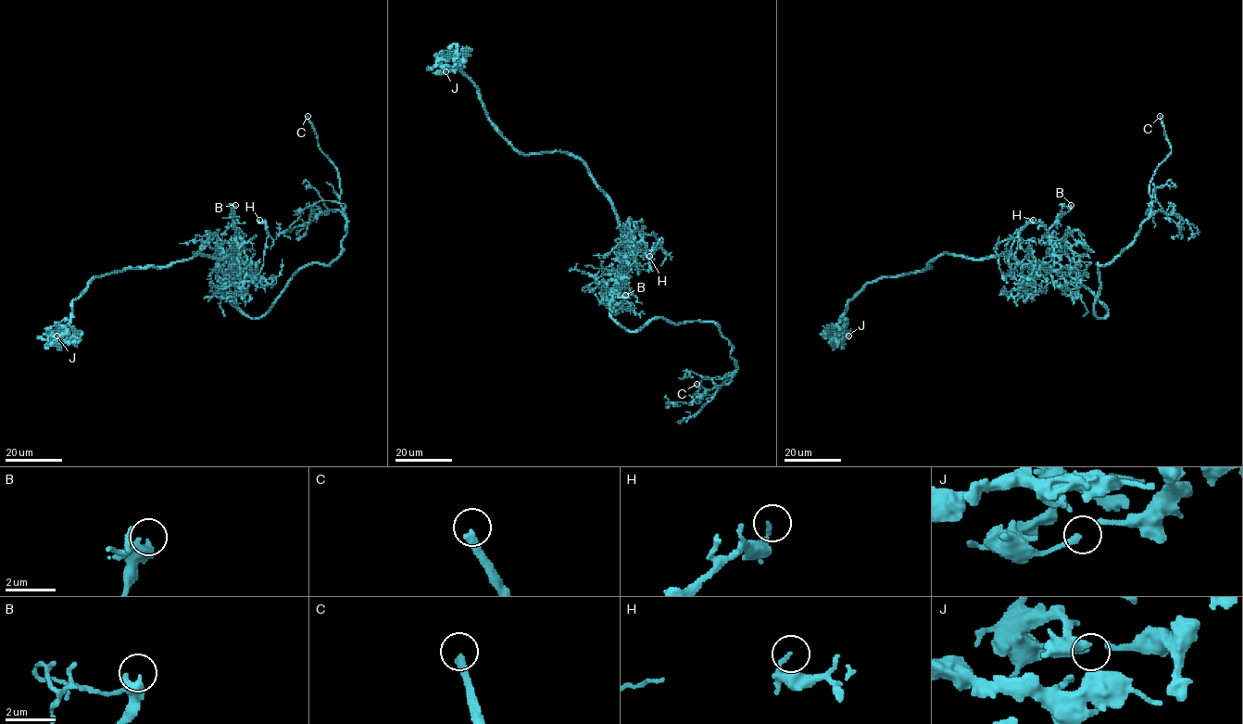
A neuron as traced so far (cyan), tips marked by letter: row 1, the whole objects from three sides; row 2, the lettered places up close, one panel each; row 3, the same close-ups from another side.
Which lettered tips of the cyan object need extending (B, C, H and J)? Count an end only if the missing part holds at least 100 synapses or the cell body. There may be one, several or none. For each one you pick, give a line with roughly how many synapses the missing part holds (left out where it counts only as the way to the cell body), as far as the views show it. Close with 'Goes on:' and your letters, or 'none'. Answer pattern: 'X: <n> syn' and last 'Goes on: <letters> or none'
Goes on: C

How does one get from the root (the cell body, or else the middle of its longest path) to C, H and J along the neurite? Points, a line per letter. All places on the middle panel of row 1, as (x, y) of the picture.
C: (617, 283), (609, 314), (630, 331), (655, 318), (717, 324), (733, 346), (736, 370), (711, 395), (696, 384)
H: (617, 283), (626, 247), (636, 244), (644, 234), (653, 232), (659, 241), (649, 256)
J: (617, 283), (619, 220), (588, 167), (560, 152), (520, 153), (450, 55), (438, 72), (445, 71)

